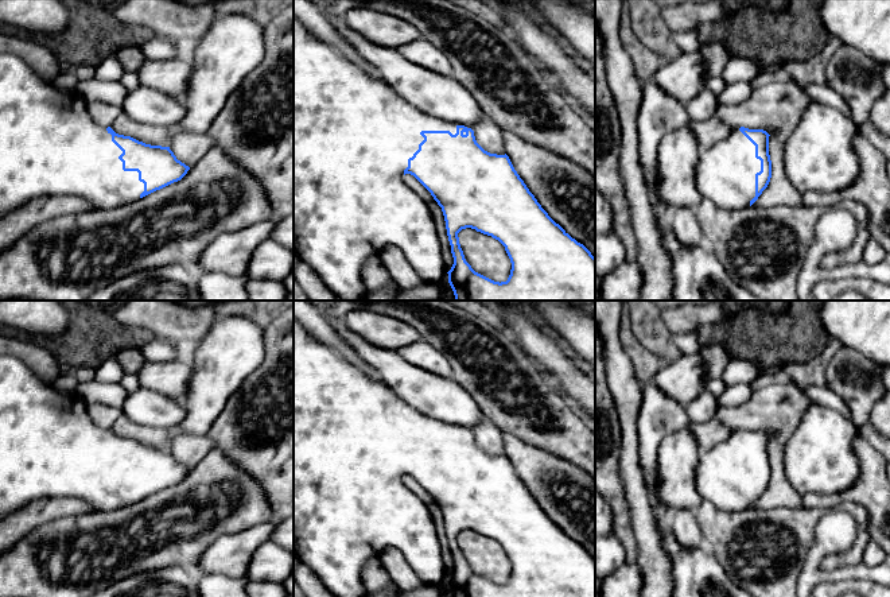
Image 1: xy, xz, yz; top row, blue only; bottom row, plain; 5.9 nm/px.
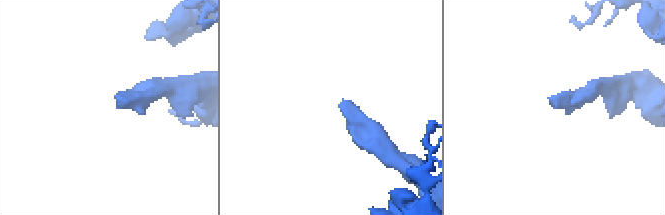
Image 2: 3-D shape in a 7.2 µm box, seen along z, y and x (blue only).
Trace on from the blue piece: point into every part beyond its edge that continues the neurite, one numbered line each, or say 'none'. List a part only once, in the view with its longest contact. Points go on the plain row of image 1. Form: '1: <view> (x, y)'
1: xz (353, 437)

